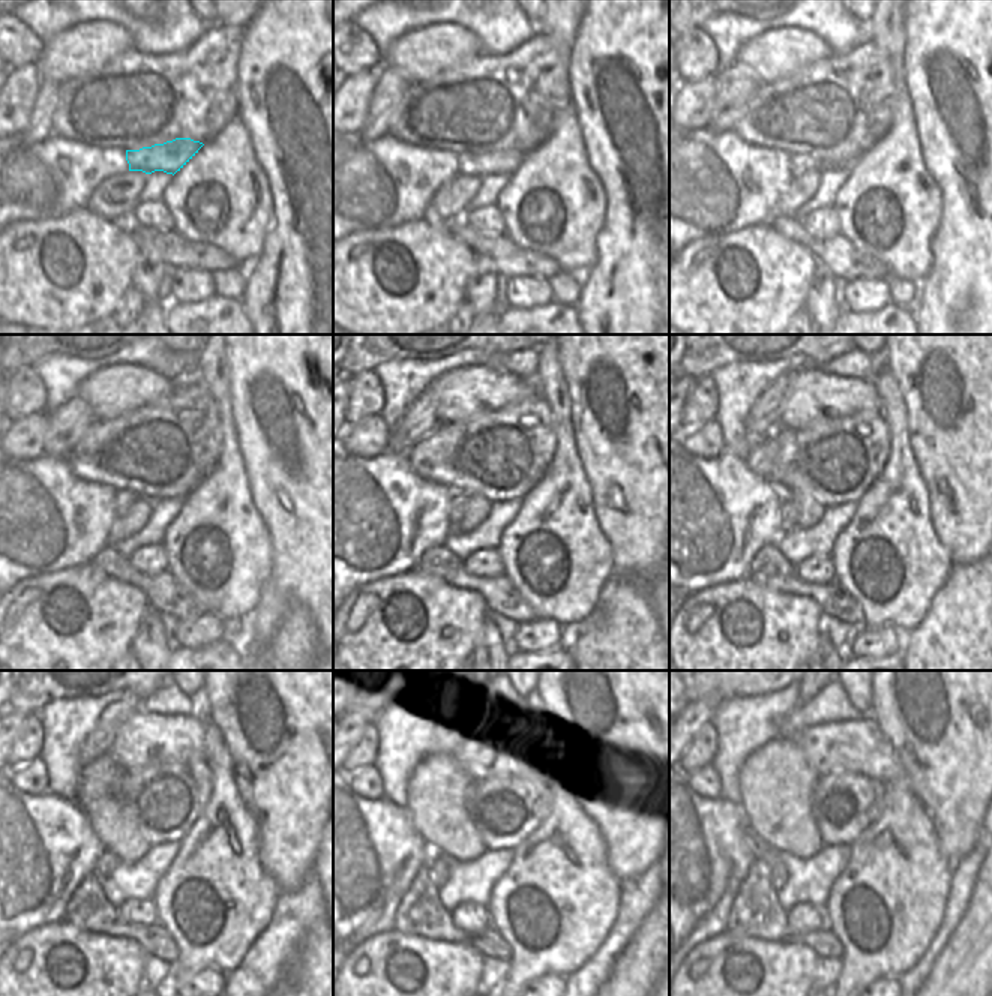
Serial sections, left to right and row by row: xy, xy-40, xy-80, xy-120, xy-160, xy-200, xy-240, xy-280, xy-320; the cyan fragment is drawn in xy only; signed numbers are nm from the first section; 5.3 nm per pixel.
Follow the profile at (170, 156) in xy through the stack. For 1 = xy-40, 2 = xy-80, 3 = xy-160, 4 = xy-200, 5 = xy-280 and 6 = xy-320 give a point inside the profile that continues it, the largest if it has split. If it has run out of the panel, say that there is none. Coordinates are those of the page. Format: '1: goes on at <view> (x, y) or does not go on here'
1: goes on at xy-40 (480, 164)
2: goes on at xy-80 (800, 164)
3: goes on at xy-160 (458, 500)
4: goes on at xy-200 (788, 509)
5: goes on at xy-280 (438, 870)
6: goes on at xy-320 (776, 872)

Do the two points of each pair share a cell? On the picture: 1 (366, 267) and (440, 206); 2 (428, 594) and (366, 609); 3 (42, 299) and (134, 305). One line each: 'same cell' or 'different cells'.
1: different cells
2: same cell
3: different cells

